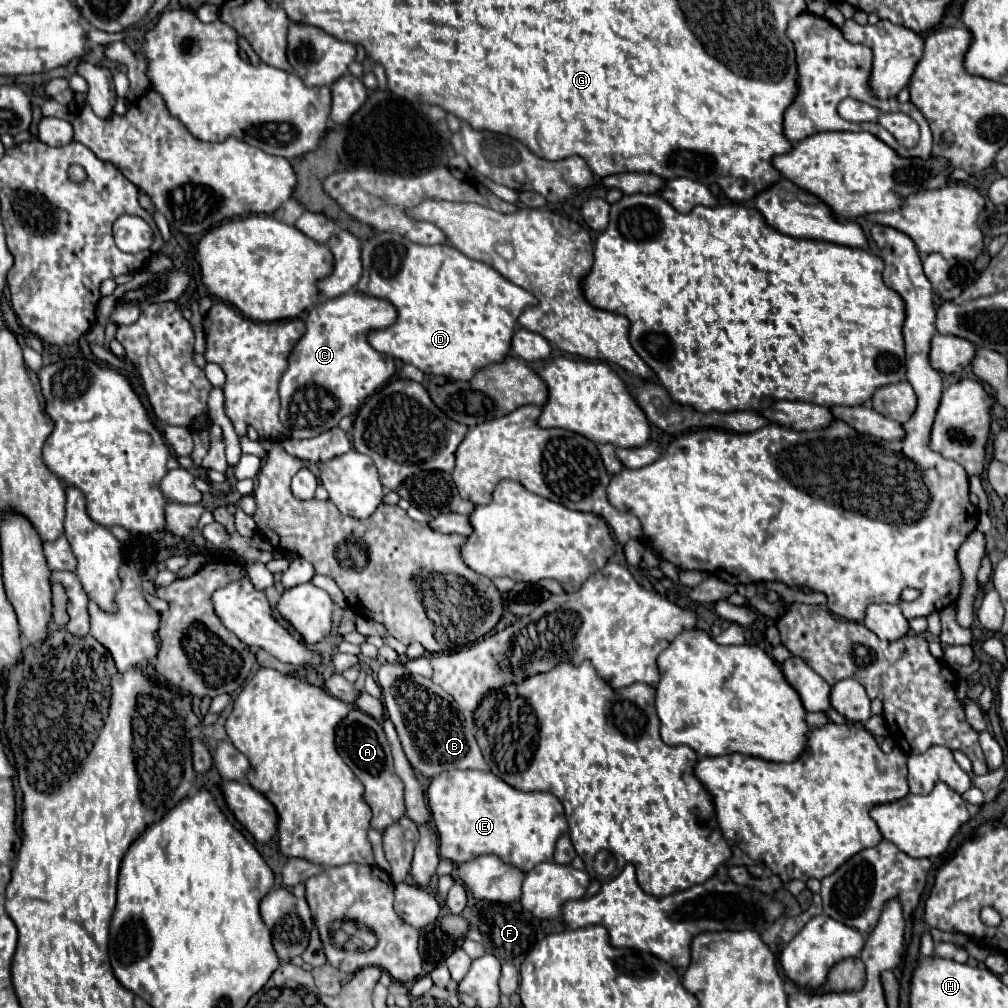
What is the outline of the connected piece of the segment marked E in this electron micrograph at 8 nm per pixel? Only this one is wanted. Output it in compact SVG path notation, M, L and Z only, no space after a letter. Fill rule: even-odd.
M447 770L431 780L427 790L431 816L439 834L439 854L455 864L465 864L477 856L495 854L507 864L513 864L525 872L541 862L553 862L553 848L559 836L567 834L569 826L565 820L563 804L551 792L521 792L505 784L491 772L483 770Z

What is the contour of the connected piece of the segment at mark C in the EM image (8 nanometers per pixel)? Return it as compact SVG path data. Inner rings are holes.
M347 292L343 296L325 300L317 304L307 318L307 332L293 348L289 356L289 368L283 372L279 382L279 396L281 396L281 412L279 418L289 430L291 438L313 438L329 428L335 428L343 416L351 416L359 410L363 400L371 396L379 386L383 386L395 374L395 360L381 352L367 342L367 334L373 330L383 330L395 324L397 310L387 300L361 294L361 292Z

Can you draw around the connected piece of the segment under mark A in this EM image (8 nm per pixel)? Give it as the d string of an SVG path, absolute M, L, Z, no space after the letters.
M351 710L349 716L337 728L337 748L345 764L365 786L365 802L373 810L371 828L377 832L385 832L389 824L395 824L401 816L405 816L405 800L403 800L403 780L395 774L391 746L385 738L381 724L361 710Z

